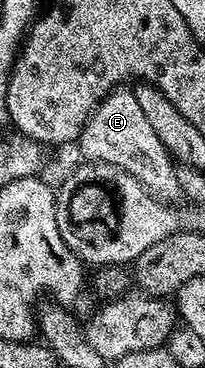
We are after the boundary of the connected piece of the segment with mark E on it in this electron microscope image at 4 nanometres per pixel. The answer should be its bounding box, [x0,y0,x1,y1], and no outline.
[77,87,181,203]

